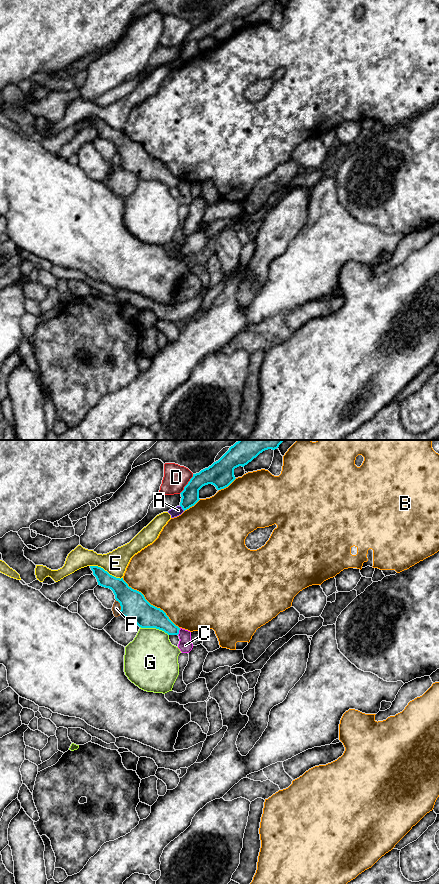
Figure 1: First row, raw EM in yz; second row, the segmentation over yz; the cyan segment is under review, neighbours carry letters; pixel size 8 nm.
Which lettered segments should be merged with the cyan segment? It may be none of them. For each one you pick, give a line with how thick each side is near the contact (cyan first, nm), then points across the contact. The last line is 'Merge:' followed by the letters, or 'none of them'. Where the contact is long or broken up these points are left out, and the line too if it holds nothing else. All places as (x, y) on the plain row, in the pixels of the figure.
Merge: none of them

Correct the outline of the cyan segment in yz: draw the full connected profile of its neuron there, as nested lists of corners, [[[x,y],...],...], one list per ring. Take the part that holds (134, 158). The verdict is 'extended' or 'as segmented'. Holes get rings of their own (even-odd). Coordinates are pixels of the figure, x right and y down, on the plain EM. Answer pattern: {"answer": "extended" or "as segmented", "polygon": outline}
{"answer": "as segmented", "polygon": [[[90,118],[90,120],[98,137],[113,143],[116,153],[121,158],[120,167],[132,172],[141,180],[156,180],[168,187],[179,186],[180,180],[166,165],[151,157],[141,144],[129,139],[123,130],[116,130],[98,118]]]}

